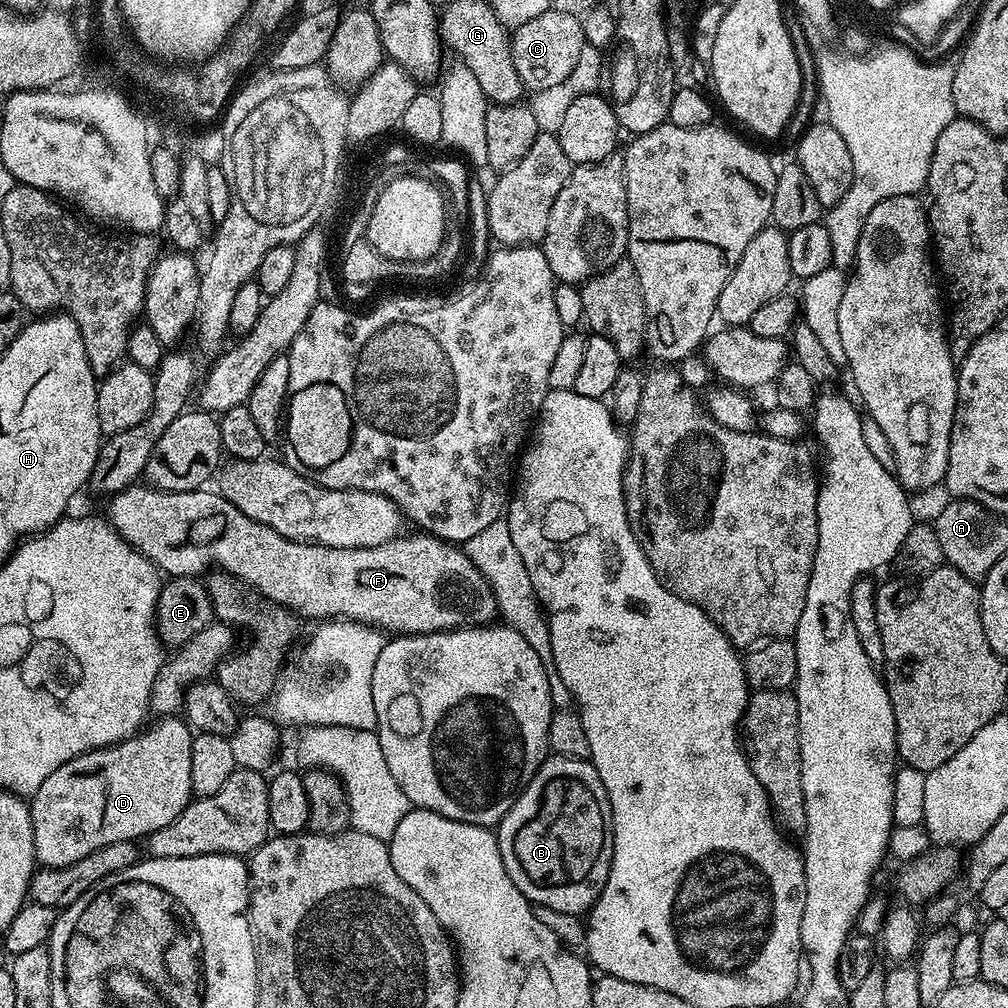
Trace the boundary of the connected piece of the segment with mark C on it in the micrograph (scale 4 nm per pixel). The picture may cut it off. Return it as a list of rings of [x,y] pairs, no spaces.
[[[549,10],[519,25],[511,33],[515,69],[525,89],[536,93],[569,78],[585,44],[581,17]]]

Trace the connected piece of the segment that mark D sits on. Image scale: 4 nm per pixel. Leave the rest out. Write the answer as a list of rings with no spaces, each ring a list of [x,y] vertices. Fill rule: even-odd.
[[[160,718],[157,721],[153,728],[145,727],[135,736],[131,736],[129,740],[123,740],[121,744],[111,744],[109,748],[95,748],[93,752],[87,752],[62,766],[58,766],[58,770],[54,770],[54,774],[50,774],[50,778],[46,778],[46,782],[42,782],[42,786],[38,786],[38,790],[30,798],[30,811],[32,825],[34,826],[36,859],[43,867],[65,868],[74,862],[78,862],[78,858],[86,858],[86,854],[94,854],[94,850],[102,850],[102,846],[110,846],[110,842],[139,841],[141,838],[147,838],[152,833],[162,830],[162,826],[170,826],[170,822],[174,822],[174,818],[178,818],[178,814],[182,814],[182,810],[188,805],[188,801],[193,799],[192,783],[190,782],[190,746],[192,745],[194,732],[180,718]]]

